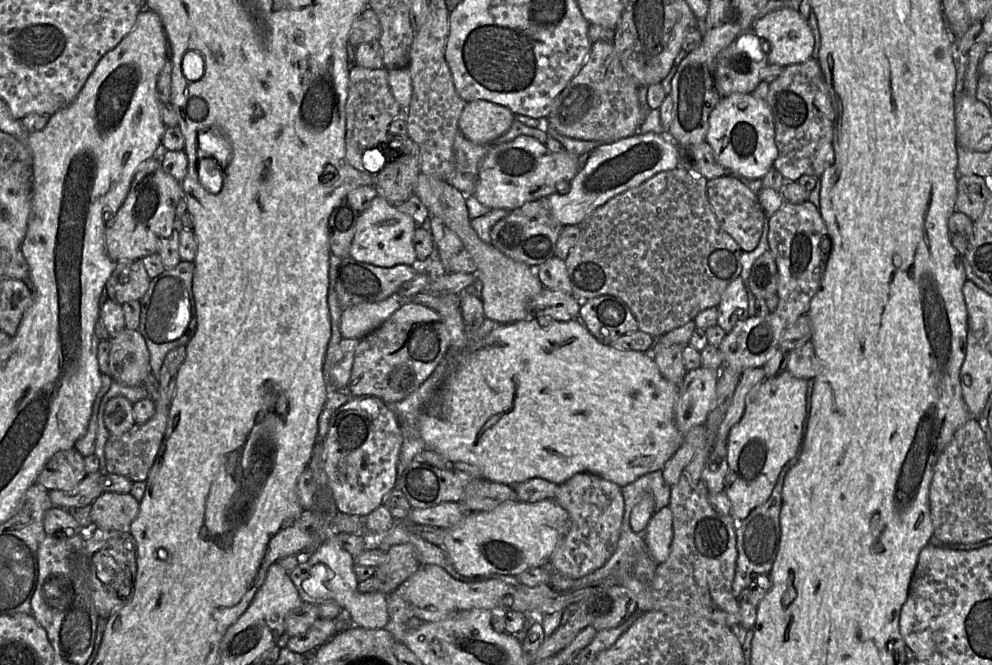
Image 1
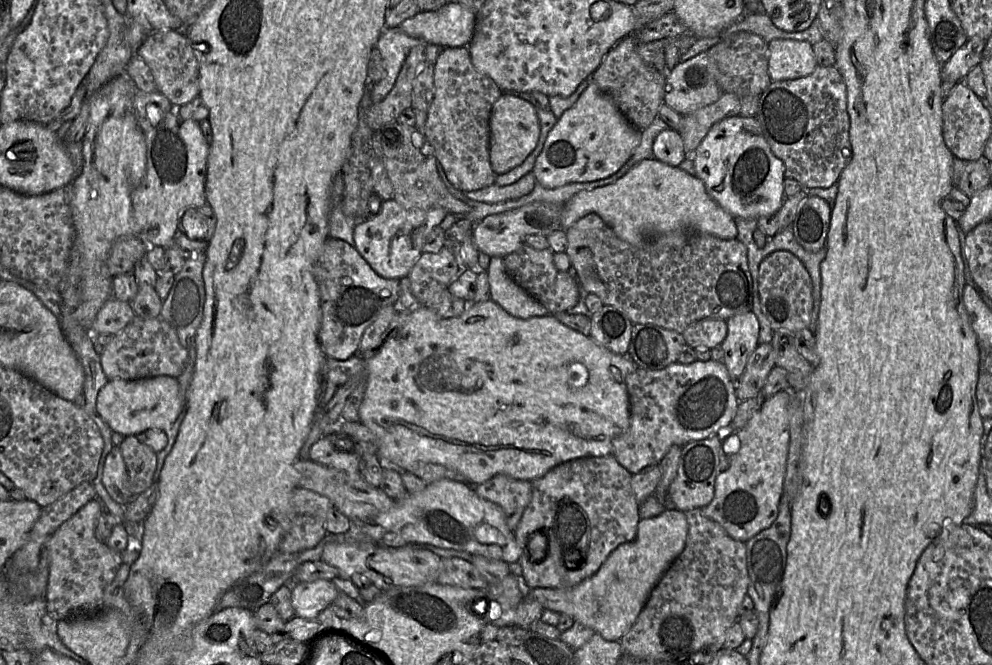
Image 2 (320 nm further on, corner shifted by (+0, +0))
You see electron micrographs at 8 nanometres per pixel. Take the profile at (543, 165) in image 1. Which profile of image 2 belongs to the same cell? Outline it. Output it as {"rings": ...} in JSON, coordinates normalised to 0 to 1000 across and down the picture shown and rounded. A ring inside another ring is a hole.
{"rings":[[[595,122],[581,156],[569,168],[553,200],[536,259],[540,274],[549,283],[609,269],[633,242],[646,206],[647,197],[639,191],[618,150]]]}

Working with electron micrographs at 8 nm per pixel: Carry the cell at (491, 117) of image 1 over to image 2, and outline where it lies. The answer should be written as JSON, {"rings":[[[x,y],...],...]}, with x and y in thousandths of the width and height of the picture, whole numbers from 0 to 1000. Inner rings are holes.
{"rings":[[[507,140],[496,161],[494,174],[494,244],[497,257],[508,262],[523,250],[541,220],[544,182],[541,162],[516,141]]]}

